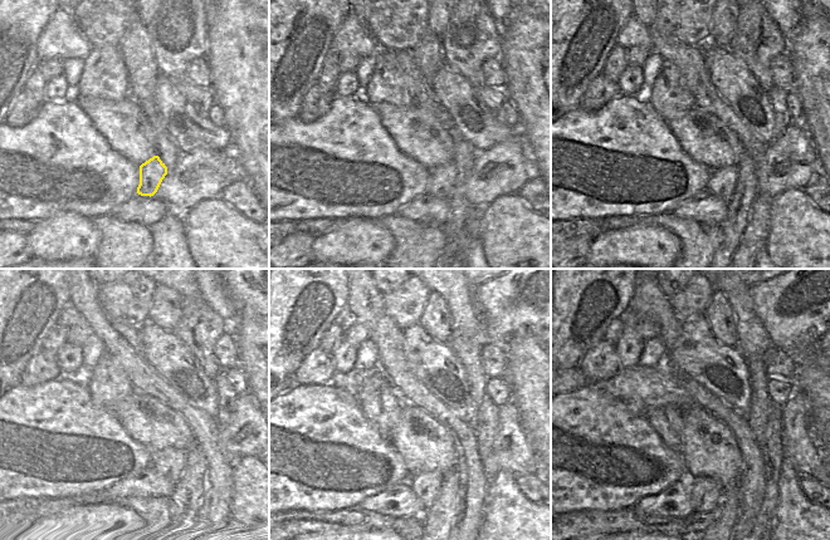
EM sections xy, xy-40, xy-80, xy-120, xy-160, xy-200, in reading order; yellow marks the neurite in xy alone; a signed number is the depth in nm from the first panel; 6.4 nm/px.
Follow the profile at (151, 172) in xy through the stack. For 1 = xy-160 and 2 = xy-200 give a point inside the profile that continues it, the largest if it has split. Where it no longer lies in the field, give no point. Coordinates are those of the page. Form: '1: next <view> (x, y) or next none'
1: next xy-160 (425, 486)
2: next xy-200 (704, 491)

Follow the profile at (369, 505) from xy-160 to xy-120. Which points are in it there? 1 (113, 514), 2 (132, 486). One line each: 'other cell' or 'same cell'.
1: other cell
2: same cell

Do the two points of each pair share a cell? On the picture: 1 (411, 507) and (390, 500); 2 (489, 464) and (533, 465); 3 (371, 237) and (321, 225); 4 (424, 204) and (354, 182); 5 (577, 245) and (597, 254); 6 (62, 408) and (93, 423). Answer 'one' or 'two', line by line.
1: one
2: two
3: two
4: two
5: two
6: one

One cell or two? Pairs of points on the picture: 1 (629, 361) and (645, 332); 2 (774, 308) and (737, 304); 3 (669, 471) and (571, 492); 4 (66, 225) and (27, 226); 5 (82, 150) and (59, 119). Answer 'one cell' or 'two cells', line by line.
1: two cells
2: two cells
3: one cell
4: two cells
5: one cell

